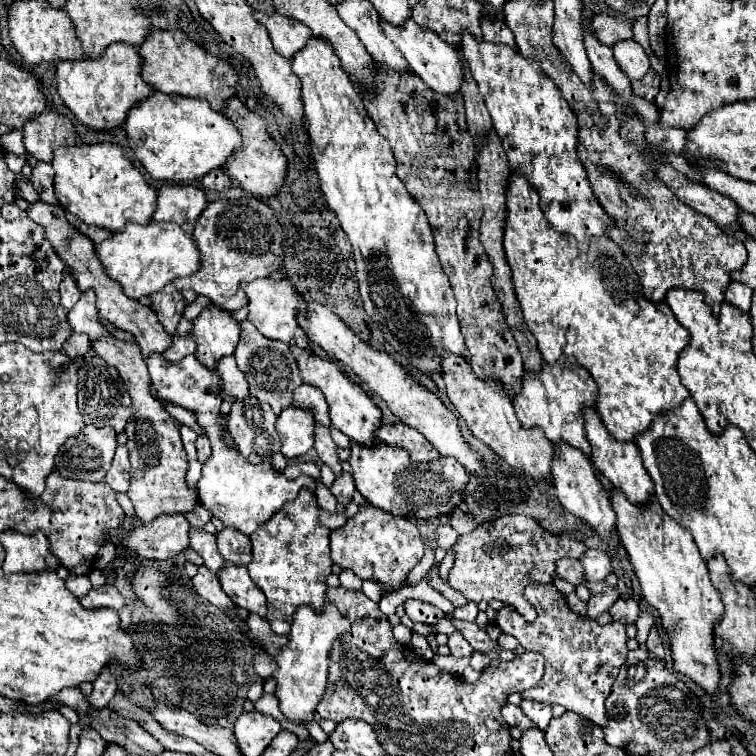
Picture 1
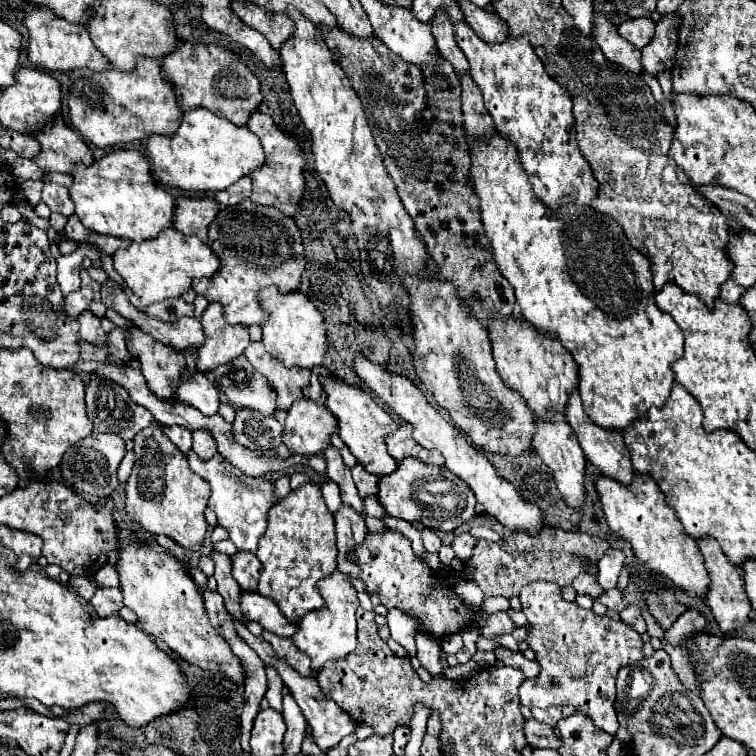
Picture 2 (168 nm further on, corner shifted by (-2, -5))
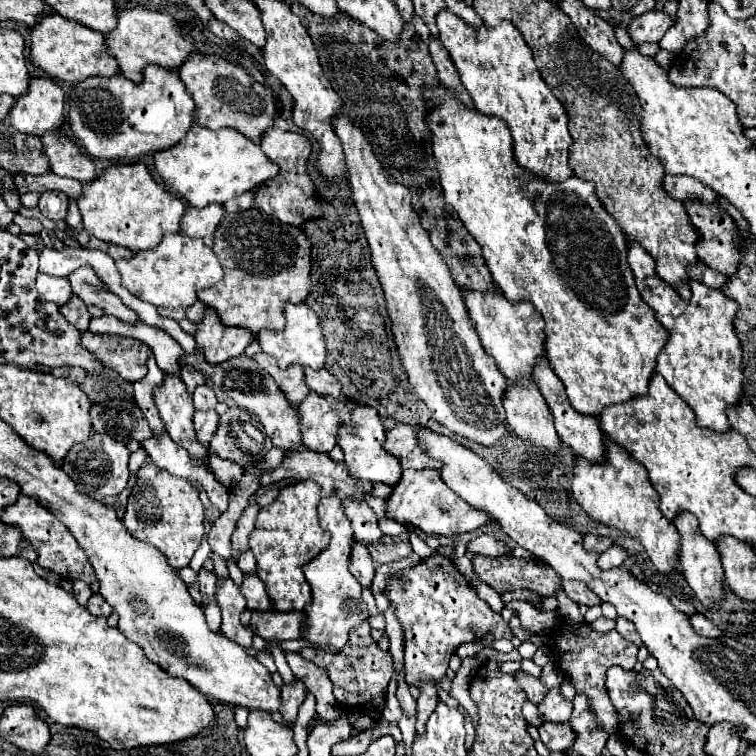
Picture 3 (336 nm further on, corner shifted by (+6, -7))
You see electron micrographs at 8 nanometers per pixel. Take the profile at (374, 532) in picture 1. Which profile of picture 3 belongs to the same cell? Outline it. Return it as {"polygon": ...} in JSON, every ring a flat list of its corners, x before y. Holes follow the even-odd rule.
{"polygon":[[444,555,430,556,427,562,422,560,404,571,392,571,384,595,404,631,406,683,416,685,422,691,418,697,416,733,424,735,426,721,438,703,438,689,434,683,440,683,440,679,446,675,448,661,456,653,456,647,478,641,486,633,492,633,496,639,512,639,512,631,508,623,476,595,466,577]]}

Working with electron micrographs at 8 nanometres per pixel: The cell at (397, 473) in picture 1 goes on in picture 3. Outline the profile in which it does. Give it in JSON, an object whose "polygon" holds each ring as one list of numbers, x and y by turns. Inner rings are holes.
{"polygon":[[406,469,402,473,402,479,394,485,394,491,384,499,386,503,386,517,394,519,398,523,410,523,424,531,426,535,444,535,450,537,454,533,466,533,474,531,480,525,488,521,488,515,482,511,470,507,464,503,438,475,434,469,424,469,424,471,414,471]]}

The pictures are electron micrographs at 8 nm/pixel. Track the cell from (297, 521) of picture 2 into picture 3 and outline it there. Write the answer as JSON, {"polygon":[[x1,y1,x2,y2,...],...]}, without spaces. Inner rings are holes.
{"polygon":[[298,481,296,485,284,487,268,511,266,507,260,511,256,529,250,535,248,545,256,557,256,573,266,585,274,611,302,611,312,601,302,567,328,545,328,533,318,523,318,499,320,487,314,481]]}

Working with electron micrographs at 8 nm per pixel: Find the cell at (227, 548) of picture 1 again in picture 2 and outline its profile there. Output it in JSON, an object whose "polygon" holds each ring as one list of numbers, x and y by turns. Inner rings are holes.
{"polygon":[[238,551,234,557,234,579,238,581,238,585,248,591,254,593,258,591,258,577,262,571,262,563,258,561,258,557,254,553,246,553,246,551]]}

